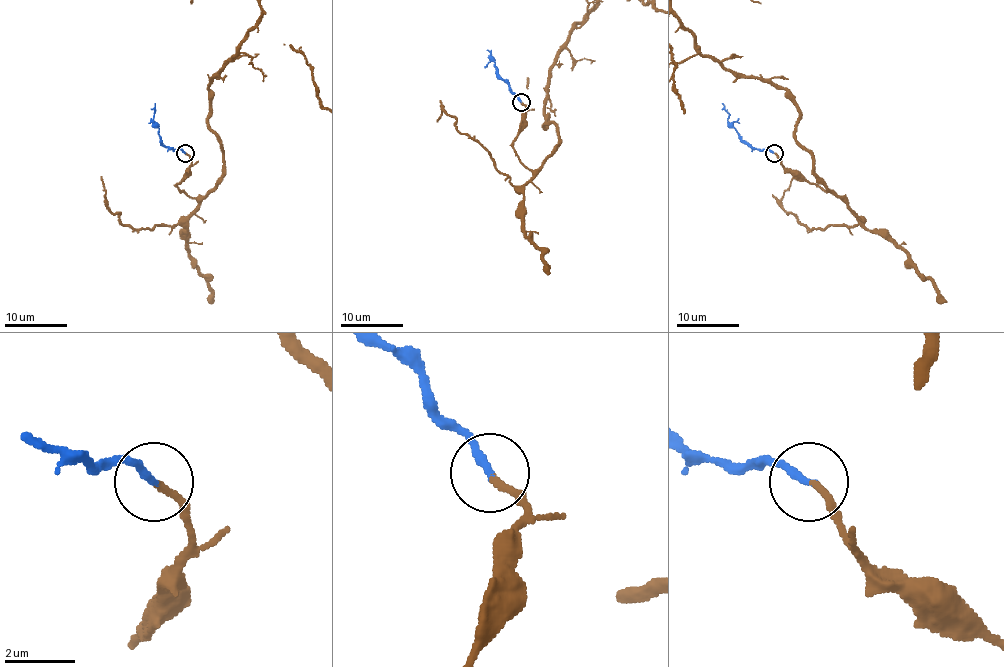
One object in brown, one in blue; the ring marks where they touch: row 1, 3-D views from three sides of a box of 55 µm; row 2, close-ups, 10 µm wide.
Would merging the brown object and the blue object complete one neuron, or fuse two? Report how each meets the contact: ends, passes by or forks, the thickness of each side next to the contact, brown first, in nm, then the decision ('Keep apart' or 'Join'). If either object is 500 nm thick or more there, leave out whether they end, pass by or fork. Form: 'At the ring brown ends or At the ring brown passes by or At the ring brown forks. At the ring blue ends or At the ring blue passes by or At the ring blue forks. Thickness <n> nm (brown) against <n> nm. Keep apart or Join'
At the ring brown ends. At the ring blue ends. Thickness 180 nm (brown) against 240 nm. Join

